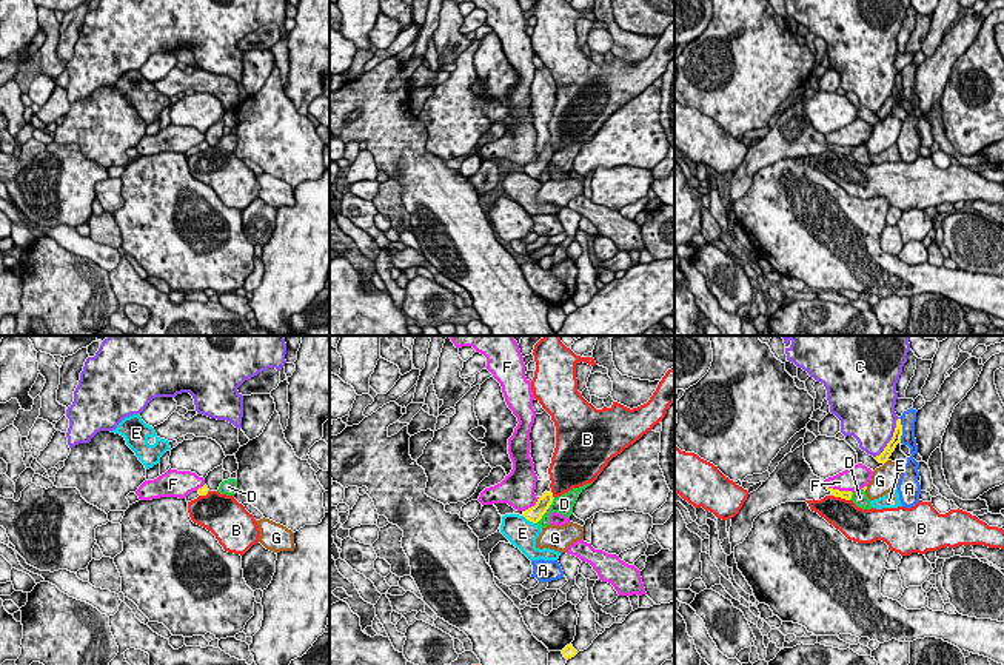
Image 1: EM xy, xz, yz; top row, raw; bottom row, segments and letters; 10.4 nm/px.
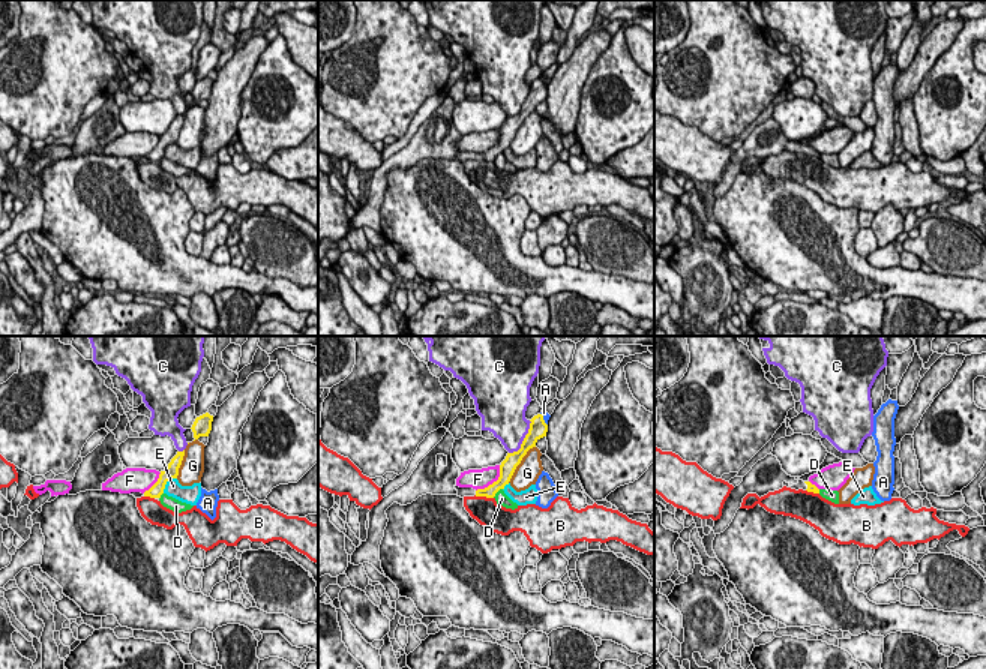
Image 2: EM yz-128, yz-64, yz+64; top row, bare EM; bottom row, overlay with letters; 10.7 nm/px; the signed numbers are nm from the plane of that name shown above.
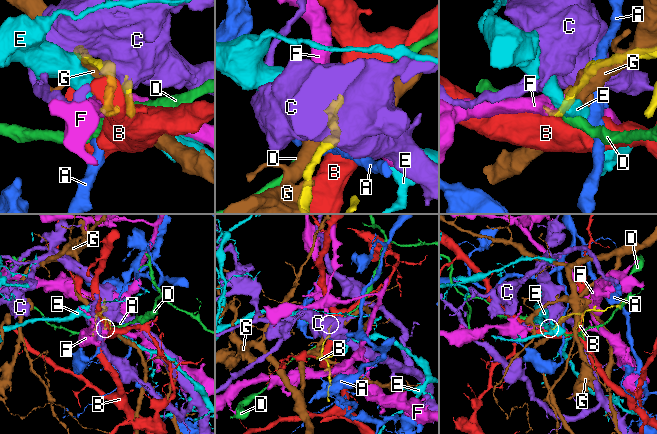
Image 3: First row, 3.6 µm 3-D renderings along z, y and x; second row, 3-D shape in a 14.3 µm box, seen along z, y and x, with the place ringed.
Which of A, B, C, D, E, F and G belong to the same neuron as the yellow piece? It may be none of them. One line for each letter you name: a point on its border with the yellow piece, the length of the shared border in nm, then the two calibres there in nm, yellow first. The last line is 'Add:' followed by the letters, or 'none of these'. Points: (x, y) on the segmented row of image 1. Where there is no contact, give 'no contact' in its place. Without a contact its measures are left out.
Add: none of these

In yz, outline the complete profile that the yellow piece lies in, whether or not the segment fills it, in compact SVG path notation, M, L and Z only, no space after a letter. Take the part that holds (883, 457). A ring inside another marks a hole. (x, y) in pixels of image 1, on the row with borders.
M898 419L892 440L887 443L884 451L875 457L879 463L885 463L889 460L896 445L901 443L901 436L902 436L902 425L901 425L901 419Z

